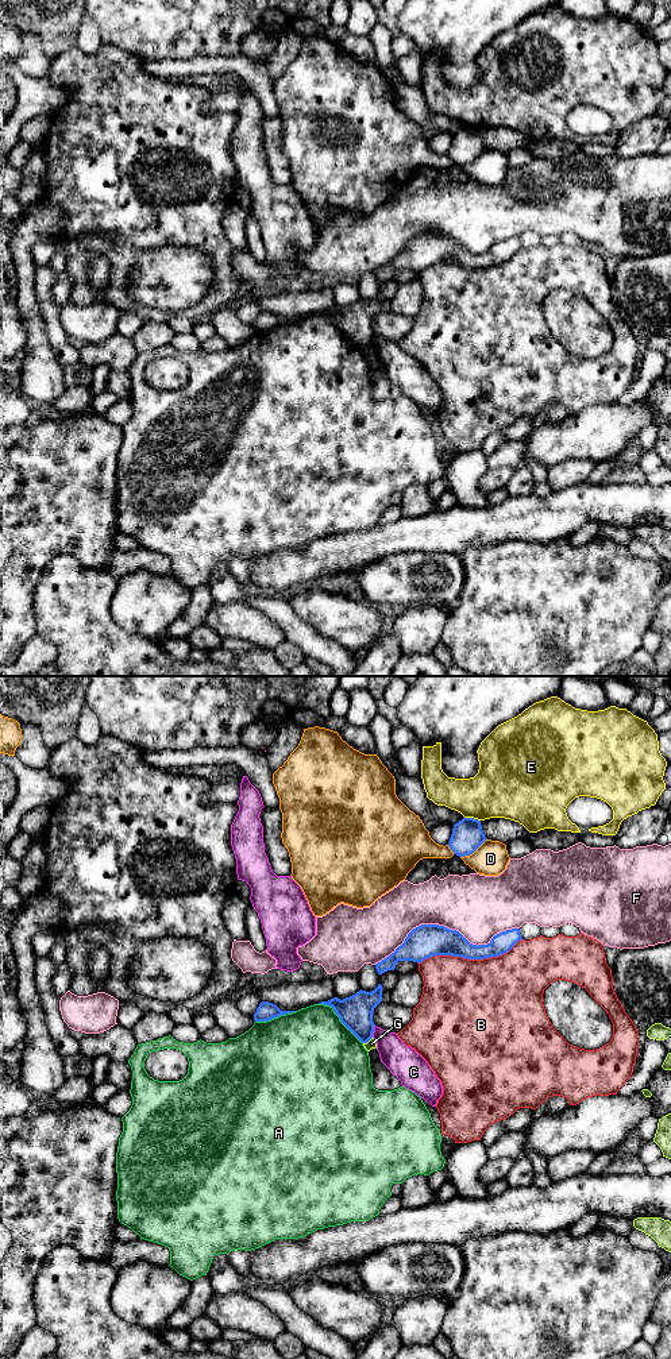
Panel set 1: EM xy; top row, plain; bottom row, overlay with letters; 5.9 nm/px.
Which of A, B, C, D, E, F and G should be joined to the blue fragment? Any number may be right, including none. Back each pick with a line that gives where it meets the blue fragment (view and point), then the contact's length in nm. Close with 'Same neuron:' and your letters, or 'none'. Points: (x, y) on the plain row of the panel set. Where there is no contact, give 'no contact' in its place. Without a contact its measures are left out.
Same neuron: none

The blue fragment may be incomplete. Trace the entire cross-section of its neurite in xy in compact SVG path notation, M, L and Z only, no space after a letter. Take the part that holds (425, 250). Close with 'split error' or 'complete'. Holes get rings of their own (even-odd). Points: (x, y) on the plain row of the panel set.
M421 233L413 238L404 252L389 266L375 273L378 283L394 279L398 270L423 271L435 265L452 265L467 269L485 269L508 262L521 250L518 238L502 240L487 254L473 254L459 240L439 233Z | complete

